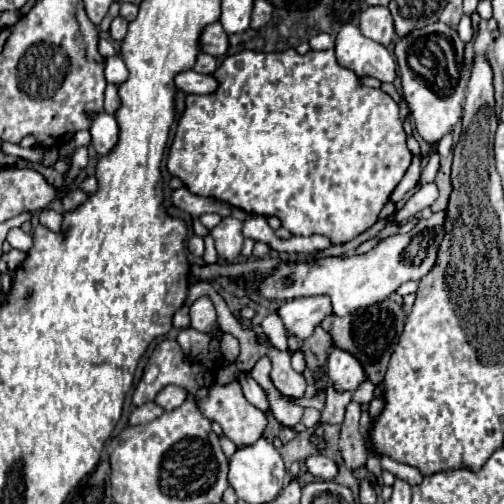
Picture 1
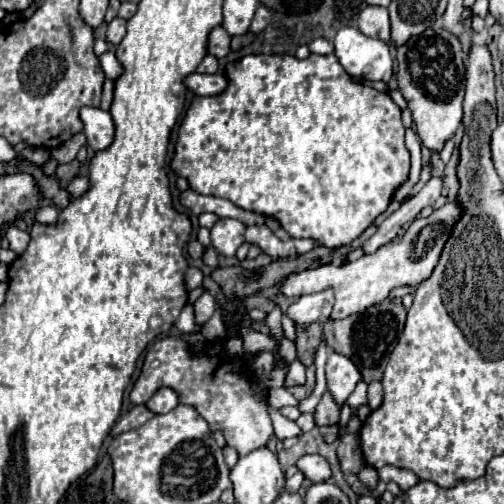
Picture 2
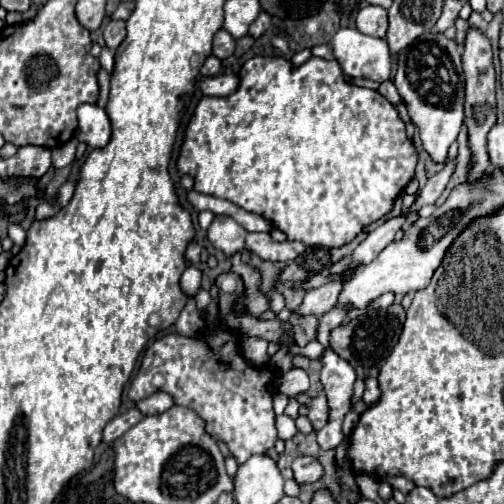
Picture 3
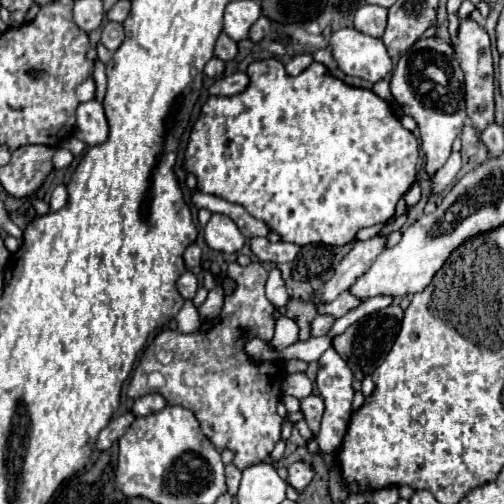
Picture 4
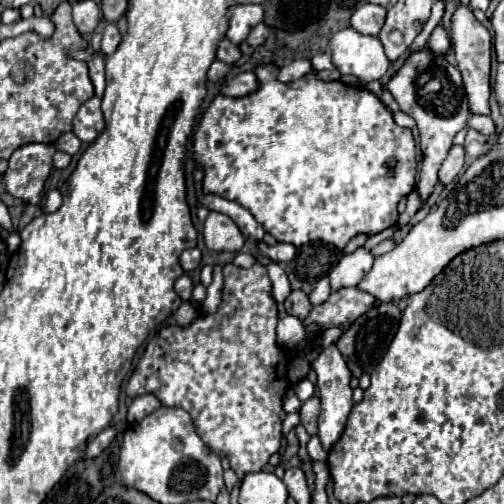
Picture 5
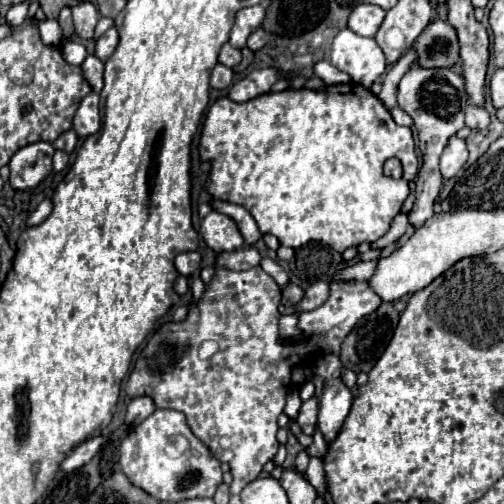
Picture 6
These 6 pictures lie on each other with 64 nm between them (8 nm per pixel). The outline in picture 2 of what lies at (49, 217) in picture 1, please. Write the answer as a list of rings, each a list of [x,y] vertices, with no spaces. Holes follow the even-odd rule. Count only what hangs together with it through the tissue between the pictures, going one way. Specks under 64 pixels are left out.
[[[40,207],[35,219],[40,222],[40,224],[56,224],[58,215],[58,210],[55,207]]]

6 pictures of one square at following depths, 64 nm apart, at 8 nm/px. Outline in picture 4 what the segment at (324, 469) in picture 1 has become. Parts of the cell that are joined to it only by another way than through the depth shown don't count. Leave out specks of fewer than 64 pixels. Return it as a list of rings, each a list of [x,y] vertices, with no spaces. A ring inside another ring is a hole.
[[[294,462],[288,466],[288,484],[292,484],[298,492],[302,492],[314,478],[314,468],[308,462]]]

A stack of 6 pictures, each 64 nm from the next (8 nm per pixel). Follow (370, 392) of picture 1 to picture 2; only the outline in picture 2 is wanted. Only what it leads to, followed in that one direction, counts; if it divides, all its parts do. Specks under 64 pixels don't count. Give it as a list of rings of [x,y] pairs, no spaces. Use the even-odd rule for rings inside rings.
[[[360,380],[360,384],[356,386],[356,390],[350,394],[348,404],[350,404],[352,408],[357,409],[358,406],[362,406],[362,404],[366,404],[366,402],[368,402],[368,384],[366,384],[364,380]]]

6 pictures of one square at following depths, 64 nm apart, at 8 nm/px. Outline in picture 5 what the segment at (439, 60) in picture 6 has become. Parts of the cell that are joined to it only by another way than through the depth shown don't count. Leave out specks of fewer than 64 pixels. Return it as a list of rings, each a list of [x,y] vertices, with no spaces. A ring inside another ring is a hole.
[[[436,26],[430,40],[428,40],[428,48],[434,50],[436,54],[444,54],[450,48],[450,36],[442,26]]]

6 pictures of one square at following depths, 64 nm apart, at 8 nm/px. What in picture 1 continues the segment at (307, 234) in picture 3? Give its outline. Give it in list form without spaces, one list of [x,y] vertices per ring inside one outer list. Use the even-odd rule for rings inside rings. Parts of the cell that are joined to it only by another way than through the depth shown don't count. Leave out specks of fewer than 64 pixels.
[[[294,48],[284,50],[284,52],[254,52],[254,50],[242,50],[234,56],[226,56],[220,68],[212,74],[216,80],[220,80],[216,92],[210,94],[188,94],[184,104],[184,112],[178,120],[176,136],[168,152],[166,168],[172,176],[178,176],[184,186],[204,198],[214,198],[220,202],[226,202],[234,208],[240,208],[248,214],[258,214],[258,216],[278,216],[282,220],[282,226],[288,228],[294,236],[310,236],[310,234],[326,234],[332,238],[332,244],[344,244],[364,230],[368,230],[376,220],[382,210],[382,206],[390,200],[392,190],[398,186],[402,176],[406,174],[410,162],[412,162],[412,152],[406,146],[406,134],[402,128],[402,122],[398,118],[398,104],[380,88],[370,88],[360,82],[360,78],[340,66],[334,60],[334,50],[310,50],[306,54],[298,54]]]

